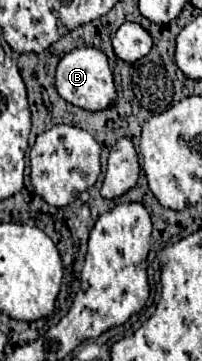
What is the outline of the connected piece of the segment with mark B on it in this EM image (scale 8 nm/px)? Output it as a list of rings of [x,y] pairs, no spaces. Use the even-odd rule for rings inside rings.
[[[74,48],[72,52],[68,52],[56,66],[56,82],[54,84],[56,84],[58,94],[66,102],[70,102],[78,108],[92,110],[92,112],[108,108],[116,98],[114,76],[108,66],[108,58],[102,50],[96,50],[96,48]]]

